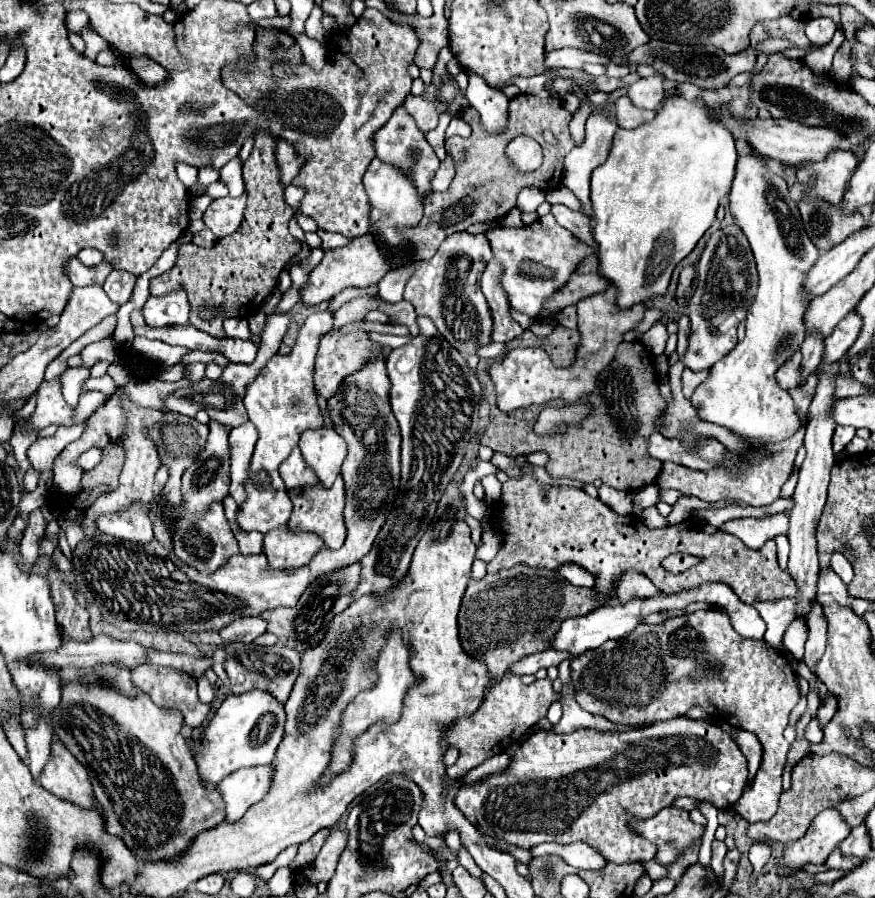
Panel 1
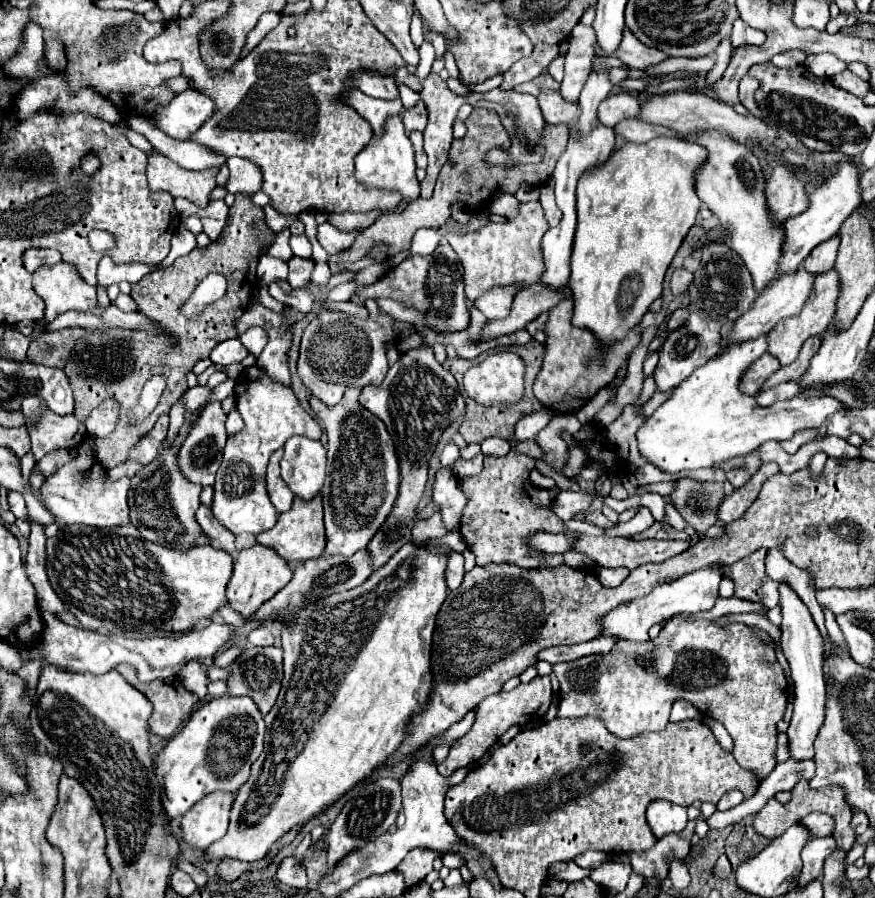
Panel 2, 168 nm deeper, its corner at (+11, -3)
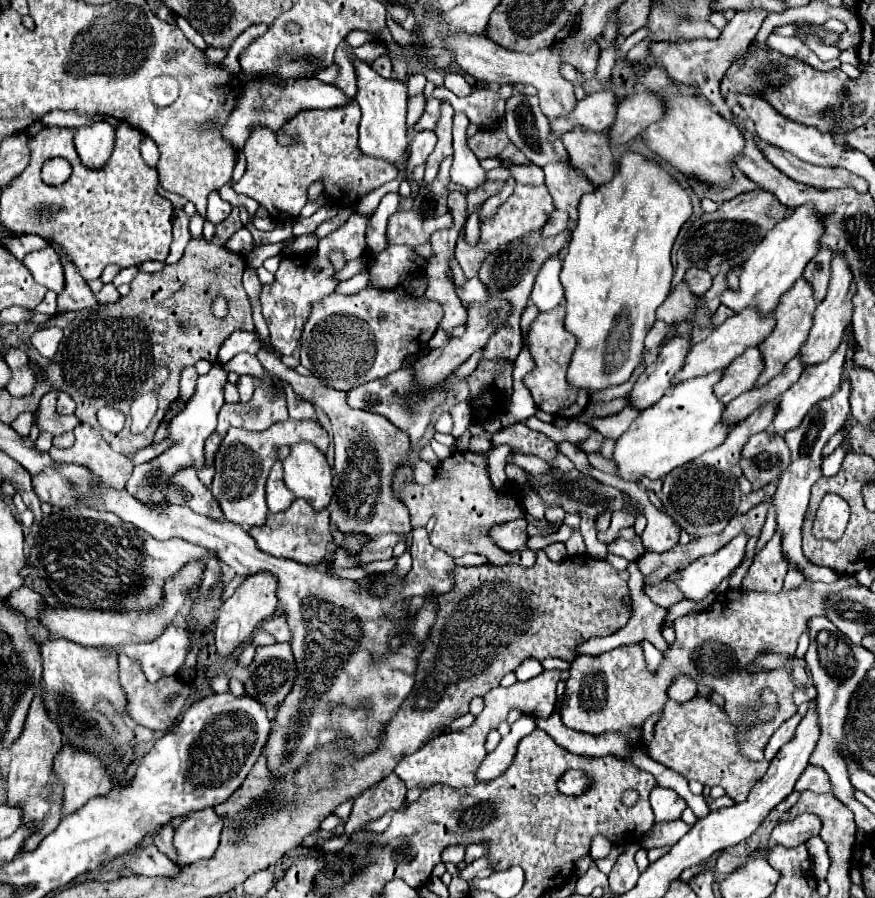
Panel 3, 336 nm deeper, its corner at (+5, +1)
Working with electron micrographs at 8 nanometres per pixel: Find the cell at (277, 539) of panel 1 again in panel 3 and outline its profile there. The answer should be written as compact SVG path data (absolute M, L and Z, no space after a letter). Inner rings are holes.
M267 572L247 576L245 582L237 588L237 592L223 602L219 608L219 616L215 620L215 648L221 656L229 656L237 646L253 636L253 630L267 618L273 616L277 608L277 594L275 594L275 578Z

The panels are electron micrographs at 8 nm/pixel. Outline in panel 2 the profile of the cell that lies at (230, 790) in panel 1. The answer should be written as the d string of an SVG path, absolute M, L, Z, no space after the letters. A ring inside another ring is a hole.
M211 792L199 800L181 820L181 840L191 848L205 850L215 840L221 840L229 826L229 814L235 792Z

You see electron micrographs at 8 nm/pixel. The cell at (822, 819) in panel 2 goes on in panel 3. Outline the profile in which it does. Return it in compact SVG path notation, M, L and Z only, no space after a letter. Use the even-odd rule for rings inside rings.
M799 814L793 820L779 822L771 832L771 842L785 848L795 848L807 842L811 836L817 836L821 830L821 820L811 814Z

